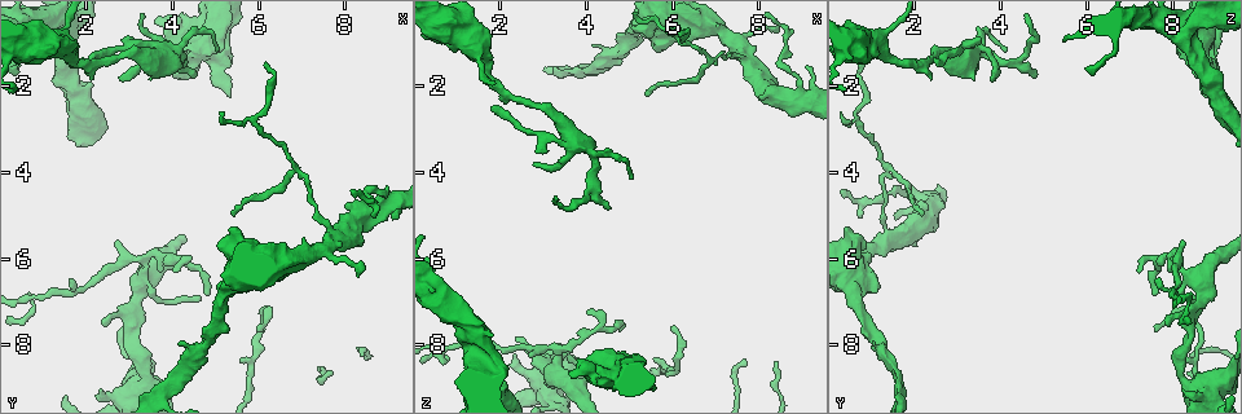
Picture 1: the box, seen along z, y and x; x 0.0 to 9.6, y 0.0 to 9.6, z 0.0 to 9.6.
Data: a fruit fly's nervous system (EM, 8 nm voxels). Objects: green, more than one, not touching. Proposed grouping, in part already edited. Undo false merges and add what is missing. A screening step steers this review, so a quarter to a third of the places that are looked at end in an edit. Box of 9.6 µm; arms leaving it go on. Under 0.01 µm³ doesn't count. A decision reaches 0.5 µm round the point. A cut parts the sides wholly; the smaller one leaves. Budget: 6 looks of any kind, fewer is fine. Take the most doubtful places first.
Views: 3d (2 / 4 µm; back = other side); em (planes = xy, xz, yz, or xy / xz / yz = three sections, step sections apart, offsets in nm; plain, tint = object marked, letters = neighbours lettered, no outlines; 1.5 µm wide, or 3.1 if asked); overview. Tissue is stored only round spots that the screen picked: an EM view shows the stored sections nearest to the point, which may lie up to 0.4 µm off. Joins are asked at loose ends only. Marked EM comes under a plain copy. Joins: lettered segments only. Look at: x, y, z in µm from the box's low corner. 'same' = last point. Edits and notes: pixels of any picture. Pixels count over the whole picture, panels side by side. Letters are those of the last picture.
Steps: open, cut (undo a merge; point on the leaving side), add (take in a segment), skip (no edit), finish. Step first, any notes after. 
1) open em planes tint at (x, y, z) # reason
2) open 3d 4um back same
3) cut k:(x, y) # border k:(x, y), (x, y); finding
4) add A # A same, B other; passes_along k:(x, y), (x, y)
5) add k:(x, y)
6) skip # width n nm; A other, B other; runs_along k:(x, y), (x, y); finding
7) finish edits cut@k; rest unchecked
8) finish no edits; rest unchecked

open 3d 4um at (8.30, 6.50, 0.65) # thin end

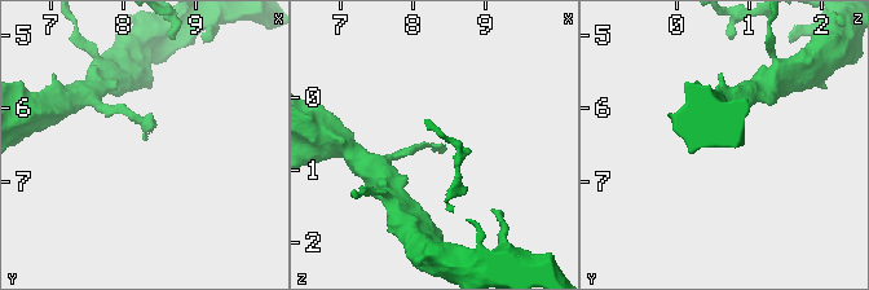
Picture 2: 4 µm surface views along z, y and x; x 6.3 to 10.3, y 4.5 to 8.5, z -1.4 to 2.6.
open em planes letters at (8.35, 6.45, 0.70)

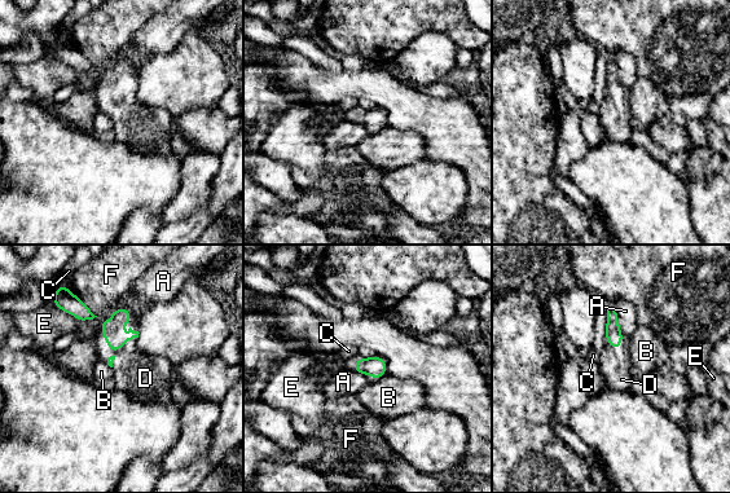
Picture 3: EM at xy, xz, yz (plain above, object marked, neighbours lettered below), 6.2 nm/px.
add D # longest_contact D 280 nm; A other, B other, C other, D same, E other, F other; passes_along 3:(113, 337), (109, 346), (136, 373); it goes on there

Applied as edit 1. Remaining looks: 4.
open overview

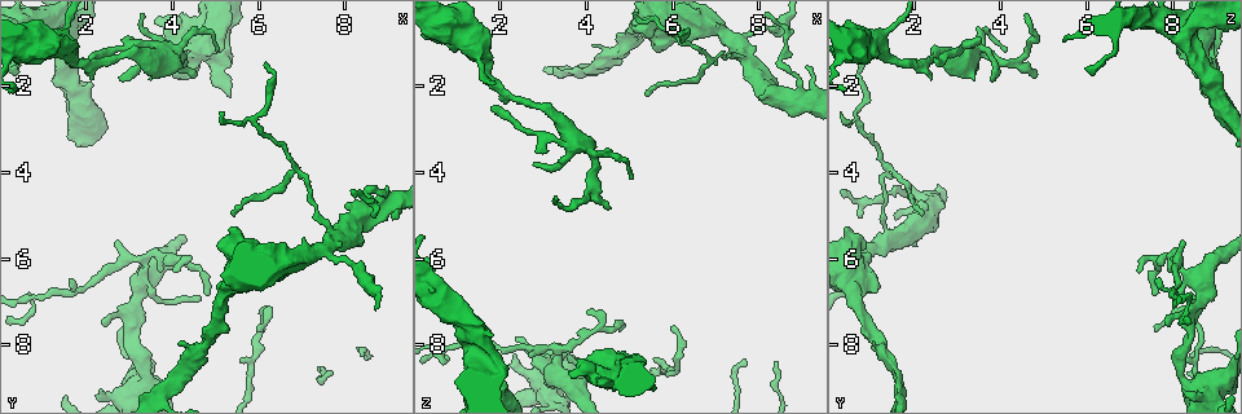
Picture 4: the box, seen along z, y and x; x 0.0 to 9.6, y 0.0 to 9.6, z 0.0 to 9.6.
open em planes letters at (4.25, 1.15, 8.10) # thick end

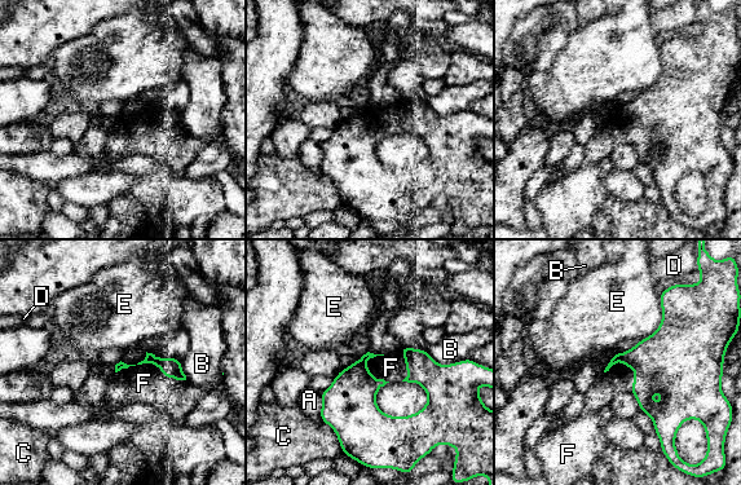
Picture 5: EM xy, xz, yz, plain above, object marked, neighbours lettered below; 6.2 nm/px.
add F # A other, B other, C other, D other, E other, F same; passes_along 5:(171, 367), (153, 364), (144, 383); the neuron continues

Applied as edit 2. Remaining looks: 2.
open em planes letters at (2.75, 1.85, 3.80) # tapers out

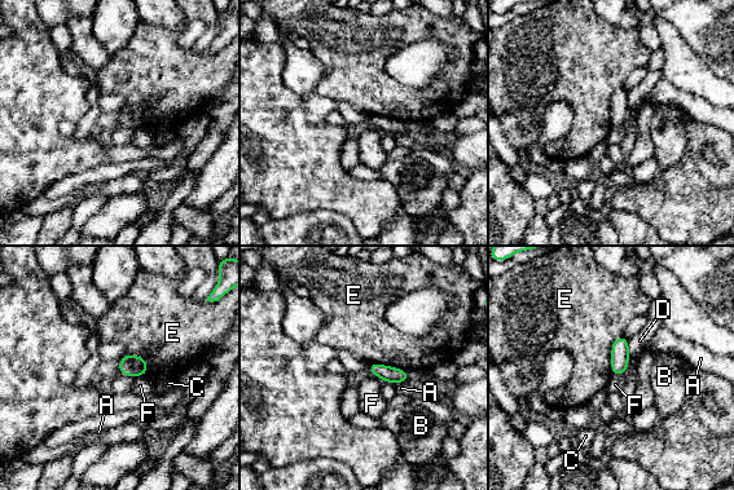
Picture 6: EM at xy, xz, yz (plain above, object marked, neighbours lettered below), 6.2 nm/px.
skip # width 110 nm; A other, B other, C other, D other, E other, F other; border 6:(622, 334), (611, 345), (610, 375); no lettered segment goes on from it

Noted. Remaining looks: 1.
finish edits add@3, add@5; rest unchecked

